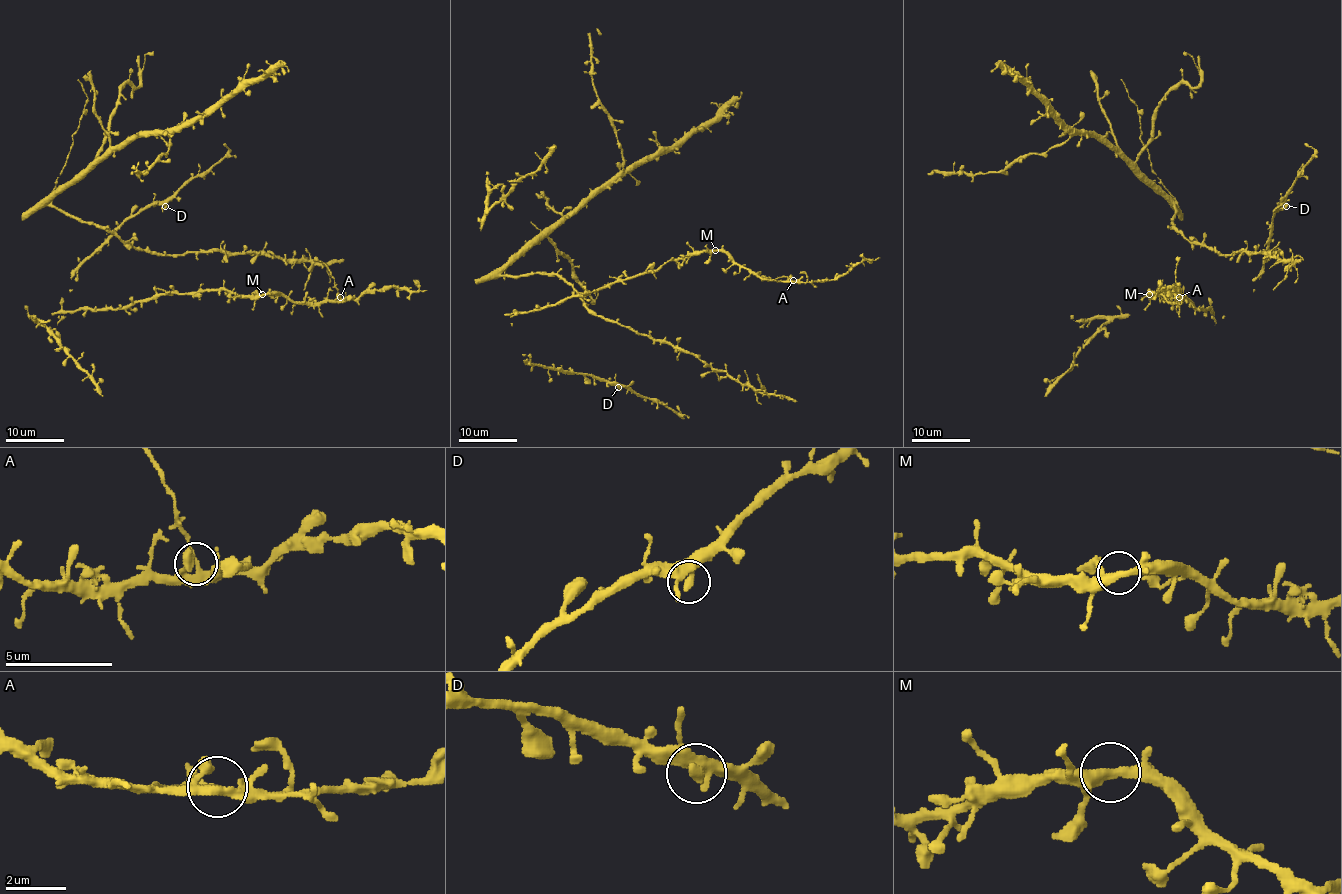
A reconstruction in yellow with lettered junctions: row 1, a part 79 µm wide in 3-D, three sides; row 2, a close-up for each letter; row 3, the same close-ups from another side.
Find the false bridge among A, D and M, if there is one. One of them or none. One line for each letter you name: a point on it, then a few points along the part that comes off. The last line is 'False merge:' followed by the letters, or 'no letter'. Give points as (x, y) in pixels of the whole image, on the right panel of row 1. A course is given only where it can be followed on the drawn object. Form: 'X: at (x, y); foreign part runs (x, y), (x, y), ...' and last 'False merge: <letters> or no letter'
A: at (1179, 297); foreign part runs (1180, 297), (1175, 257)
False merge: A

